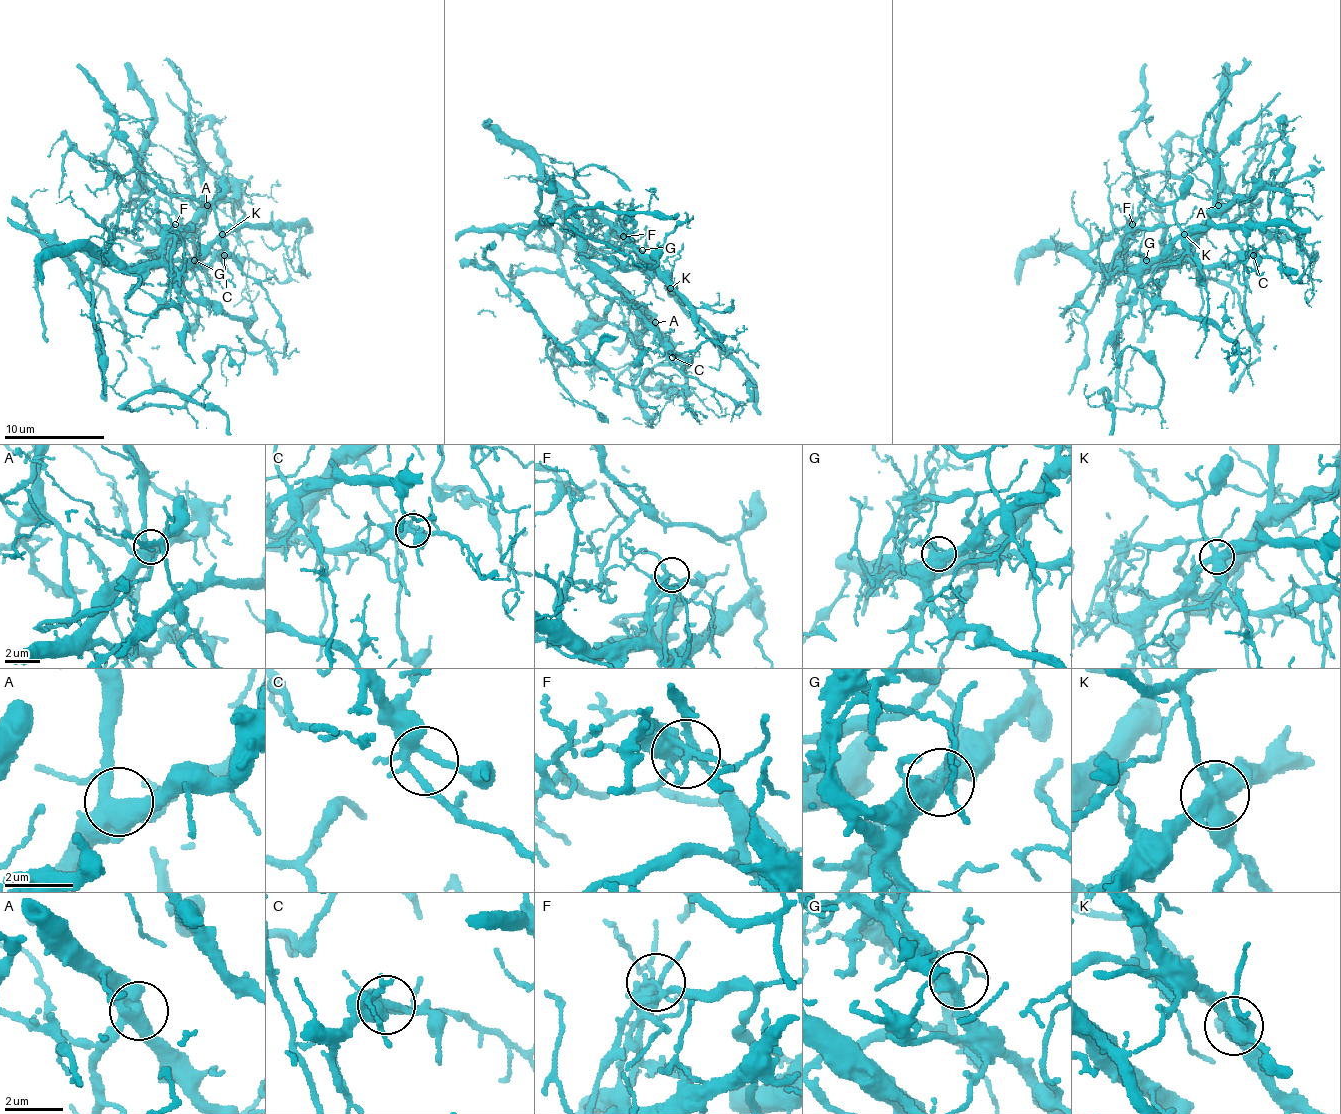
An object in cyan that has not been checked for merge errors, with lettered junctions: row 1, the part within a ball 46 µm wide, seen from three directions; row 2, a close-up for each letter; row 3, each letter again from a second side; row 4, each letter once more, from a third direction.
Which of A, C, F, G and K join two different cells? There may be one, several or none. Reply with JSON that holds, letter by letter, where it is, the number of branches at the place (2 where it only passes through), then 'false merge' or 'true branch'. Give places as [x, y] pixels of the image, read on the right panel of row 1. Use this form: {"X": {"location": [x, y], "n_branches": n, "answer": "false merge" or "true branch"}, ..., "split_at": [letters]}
{"A": {"location": [1218, 205], "n_branches": 4, "answer": "true branch"}, "C": {"location": [1253, 255], "n_branches": 5, "answer": "true branch"}, "F": {"location": [1132, 224], "n_branches": 5, "answer": "false merge"}, "G": {"location": [1146, 260], "n_branches": 4, "answer": "true branch"}, "K": {"location": [1184, 234], "n_branches": 4, "answer": "false merge"}, "split_at": ["F", "K"]}

